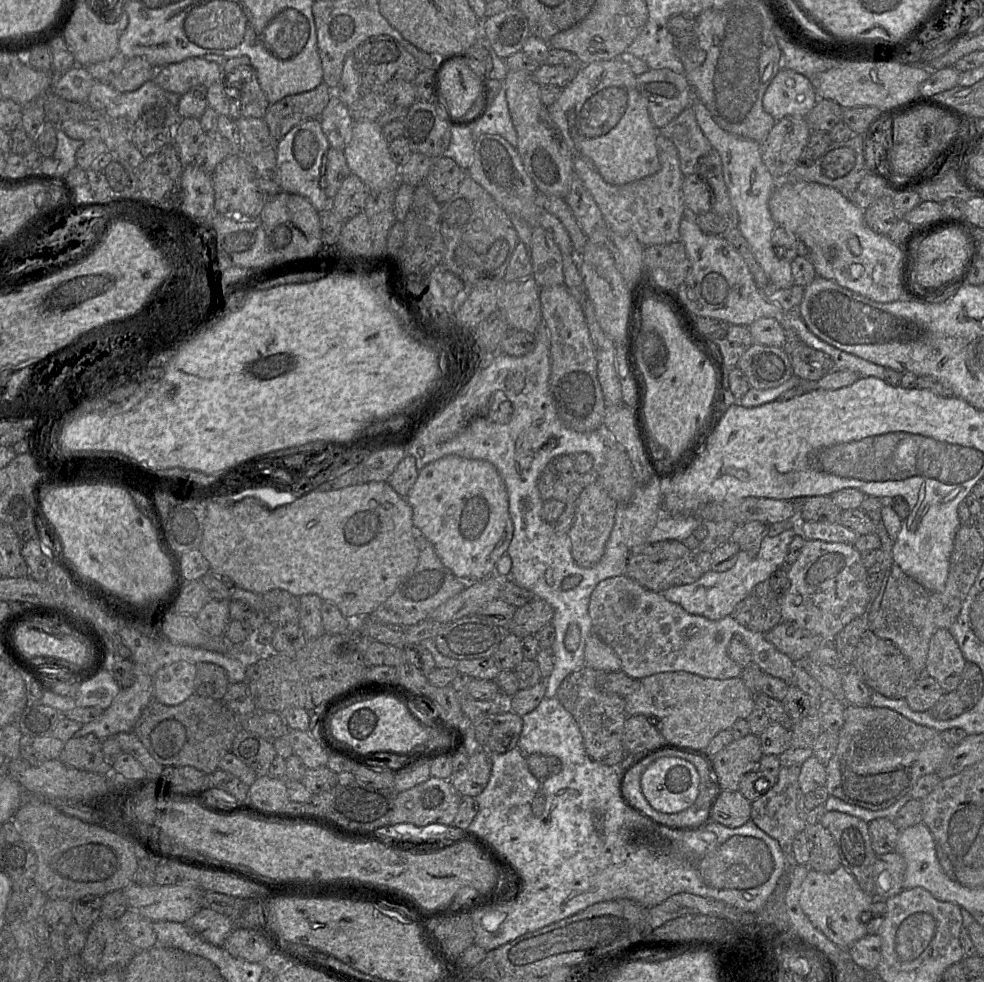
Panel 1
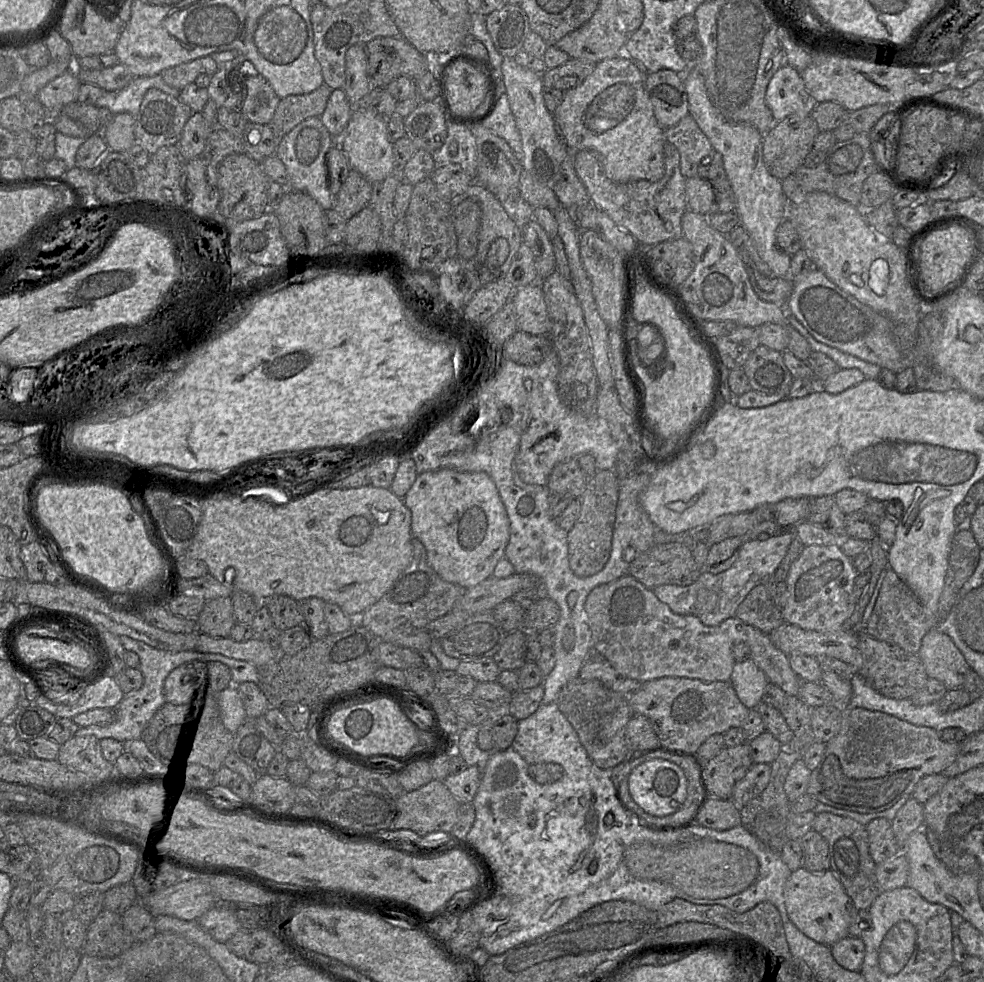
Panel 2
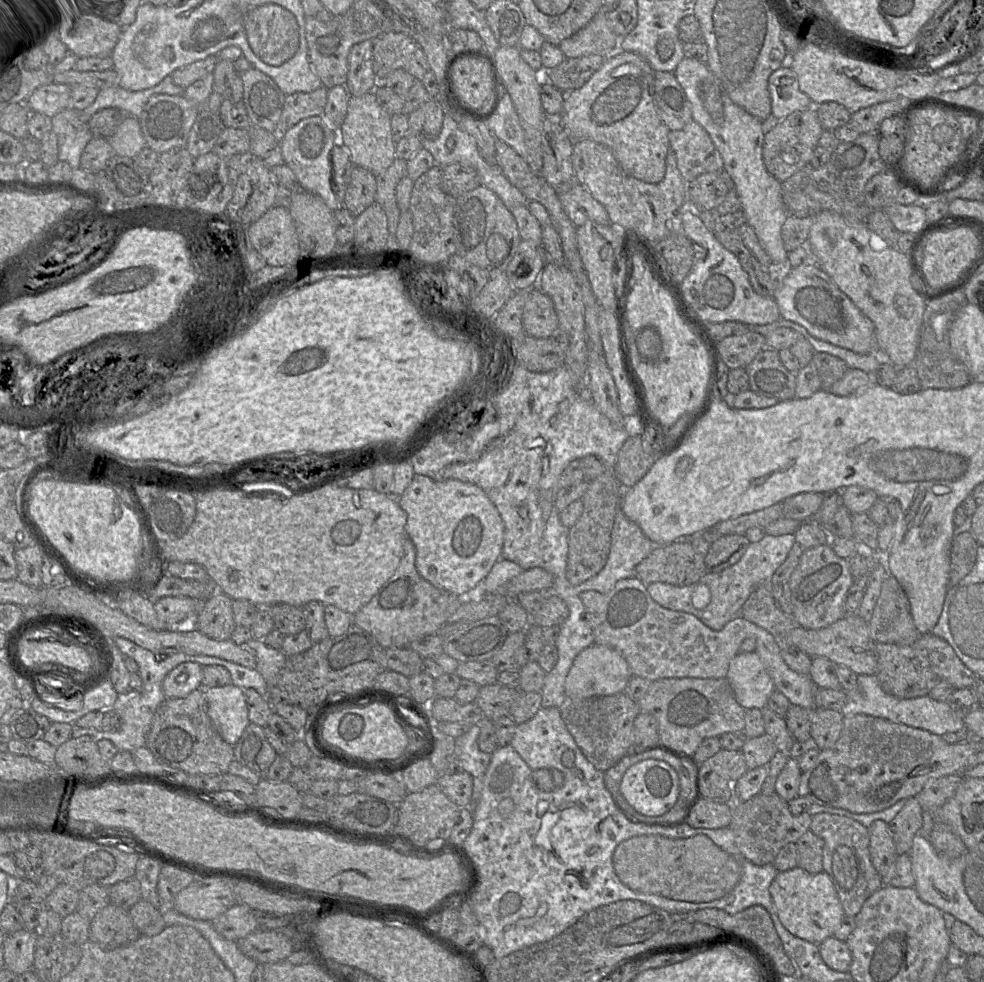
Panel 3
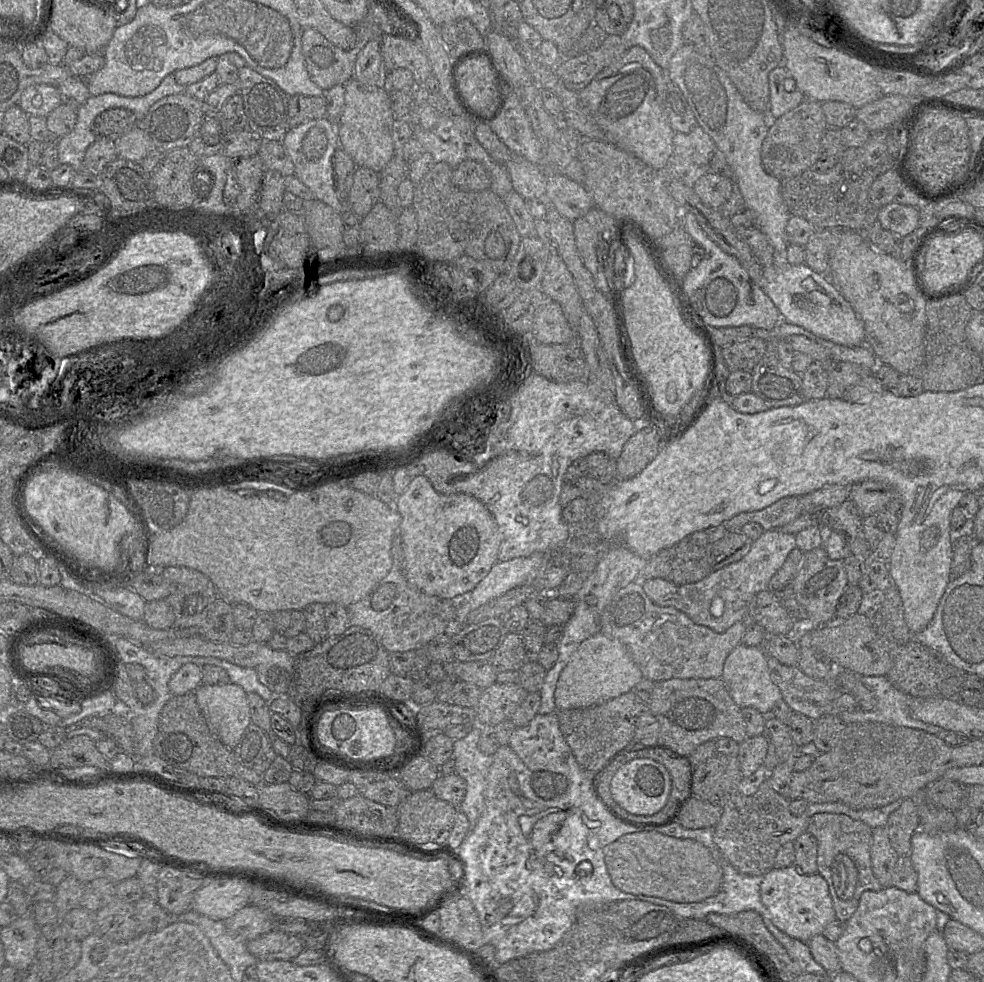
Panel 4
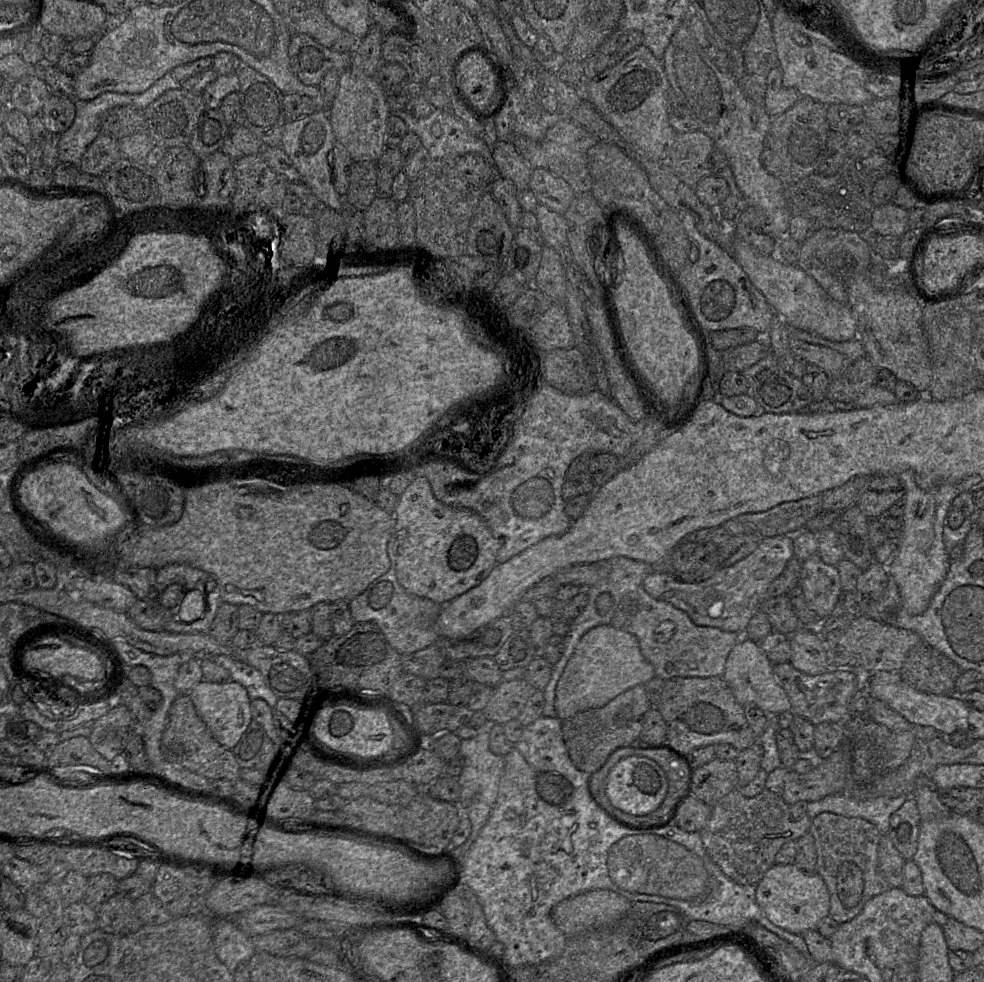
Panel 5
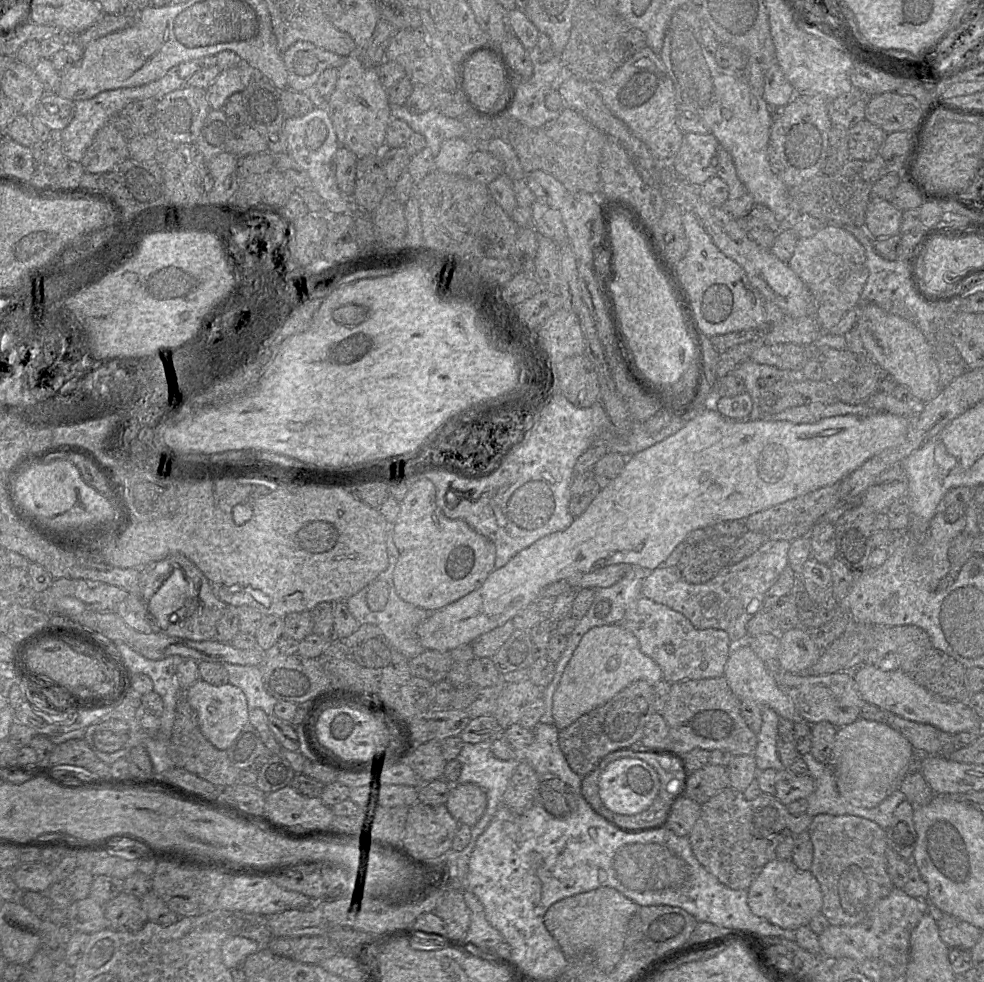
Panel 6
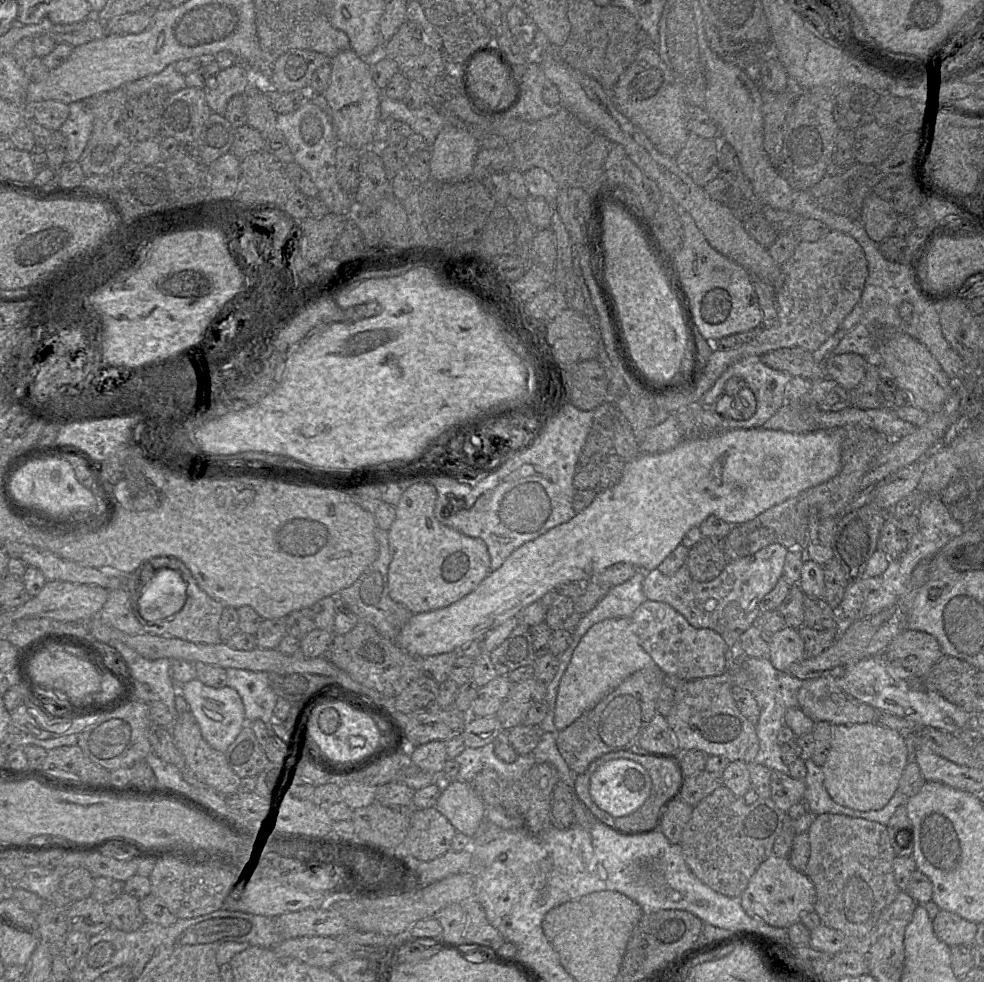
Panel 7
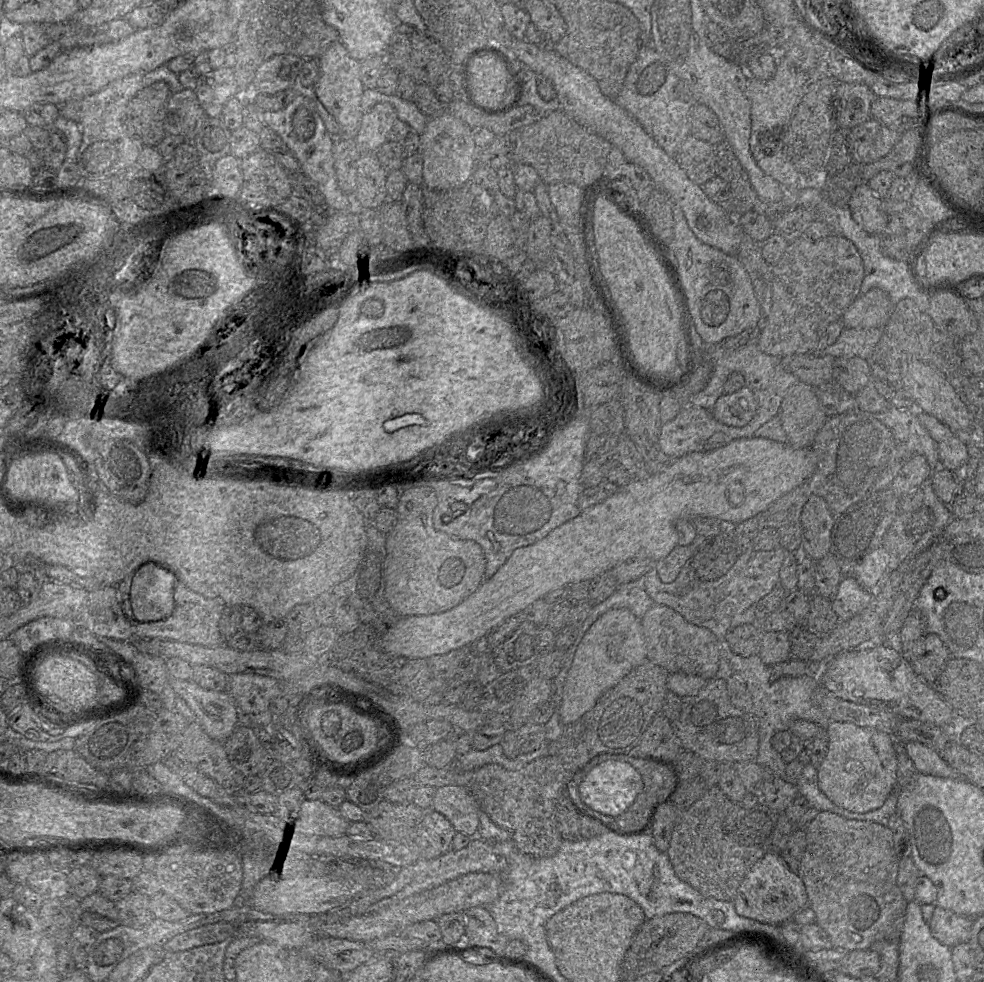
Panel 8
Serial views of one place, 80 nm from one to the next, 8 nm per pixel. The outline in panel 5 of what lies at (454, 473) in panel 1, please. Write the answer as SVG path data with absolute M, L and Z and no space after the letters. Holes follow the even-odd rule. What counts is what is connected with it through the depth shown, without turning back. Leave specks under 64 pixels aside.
M425 477L413 480L398 497L393 536L397 539L396 578L411 595L445 605L479 585L496 565L499 542L475 512L438 501Z

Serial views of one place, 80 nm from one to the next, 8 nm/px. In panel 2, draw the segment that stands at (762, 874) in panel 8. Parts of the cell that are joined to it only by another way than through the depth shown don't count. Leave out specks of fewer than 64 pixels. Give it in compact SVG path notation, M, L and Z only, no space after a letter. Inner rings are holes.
M800 867L792 871L784 887L784 902L791 922L804 935L827 946L832 946L837 941L848 937L848 927L855 921L857 912L844 887L830 870L822 873L814 873L804 867Z

